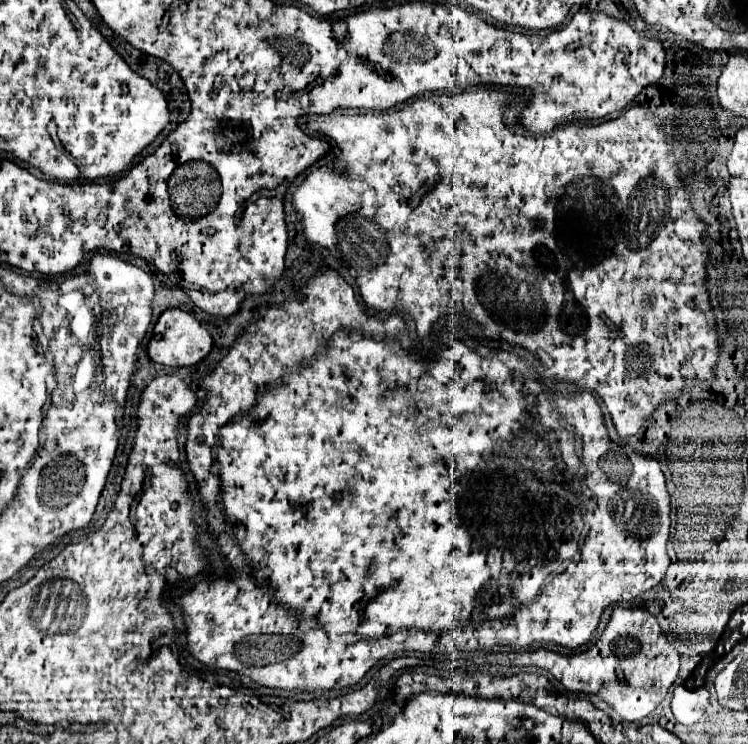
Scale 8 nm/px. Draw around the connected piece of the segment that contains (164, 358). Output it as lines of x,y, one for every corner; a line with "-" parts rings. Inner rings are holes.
166,309
158,323
154,325
154,335
148,343
148,355
152,361
162,363
162,365
170,365
170,367
188,367
188,365
196,365
198,361
202,361
210,349
212,349
212,335
208,333
206,327
200,325
200,321
182,309

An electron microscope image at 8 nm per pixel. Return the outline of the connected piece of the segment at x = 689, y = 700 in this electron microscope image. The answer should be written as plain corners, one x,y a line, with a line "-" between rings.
676,687
672,697
672,713
678,723
694,725
700,721
704,709
708,707
708,701
710,701
710,693
706,689
688,693
688,689

